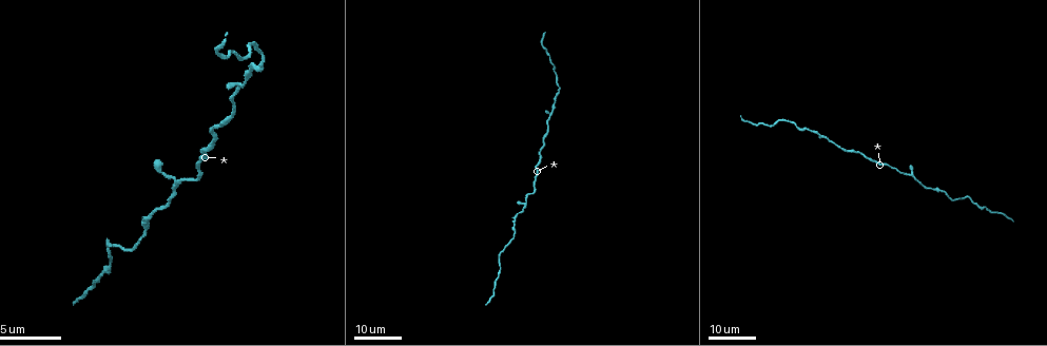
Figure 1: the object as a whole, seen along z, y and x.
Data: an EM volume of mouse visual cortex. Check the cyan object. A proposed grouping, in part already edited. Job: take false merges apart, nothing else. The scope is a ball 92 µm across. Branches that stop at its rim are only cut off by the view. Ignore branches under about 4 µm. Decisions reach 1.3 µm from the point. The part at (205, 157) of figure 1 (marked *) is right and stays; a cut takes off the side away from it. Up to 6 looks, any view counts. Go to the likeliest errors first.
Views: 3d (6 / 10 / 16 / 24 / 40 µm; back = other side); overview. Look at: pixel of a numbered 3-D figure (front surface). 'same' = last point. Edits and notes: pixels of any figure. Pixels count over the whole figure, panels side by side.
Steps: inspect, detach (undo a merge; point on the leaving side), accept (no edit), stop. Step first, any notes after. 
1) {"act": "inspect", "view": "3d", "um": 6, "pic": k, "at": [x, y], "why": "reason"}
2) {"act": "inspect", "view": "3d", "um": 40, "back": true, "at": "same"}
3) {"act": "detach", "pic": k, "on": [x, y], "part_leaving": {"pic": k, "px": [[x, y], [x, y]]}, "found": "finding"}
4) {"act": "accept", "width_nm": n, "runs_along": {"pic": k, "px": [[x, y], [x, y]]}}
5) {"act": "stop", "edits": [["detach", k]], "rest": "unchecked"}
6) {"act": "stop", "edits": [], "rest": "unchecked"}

{"act": "inspect", "view": "3d", "um": 24, "pic": 1, "at": [940, 190], "why": "sudden change in width"}

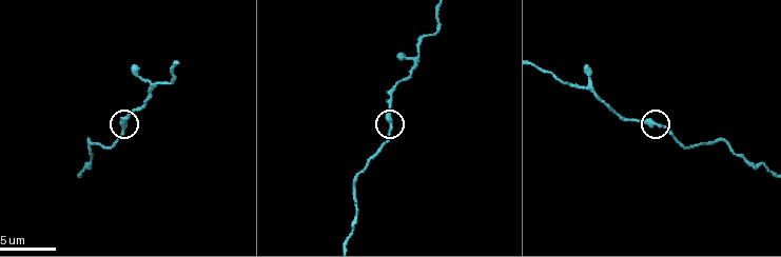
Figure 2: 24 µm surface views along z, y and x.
{"act": "inspect", "view": "3d", "um": 10, "pic": 2, "at": [391, 131], "why": "closer look"}

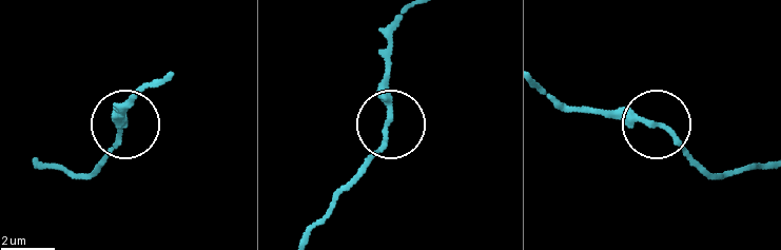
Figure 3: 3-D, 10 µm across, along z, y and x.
{"act": "accept", "runs_along": {"pic": 3, "px": [[407, 11], [387, 44], [387, 139], [367, 171]]}, "found": "all the same neuron"}

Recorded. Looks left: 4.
{"act": "inspect", "view": "3d", "um": 10, "pic": 2, "at": [163, 84], "why": "thin neck"}

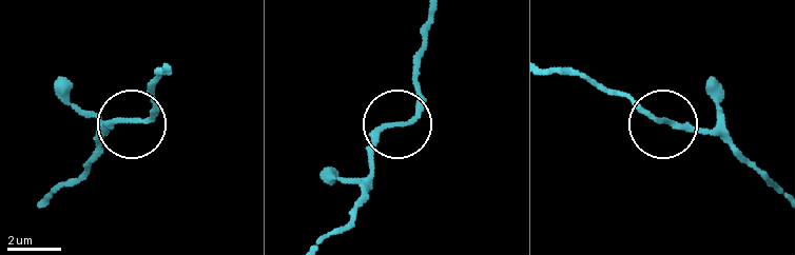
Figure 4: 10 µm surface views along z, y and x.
{"act": "inspect", "view": "3d", "um": 10, "back": true, "pic": 4, "at": [398, 123]}

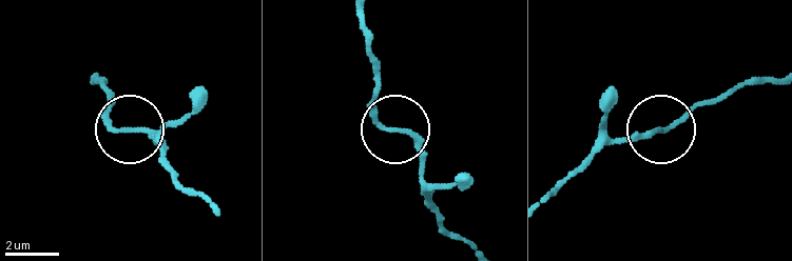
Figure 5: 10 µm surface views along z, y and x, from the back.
{"act": "accept", "runs_along": {"pic": 5, "px": [[361, 16], [377, 118], [409, 138], [433, 191]]}, "found": "all the same neuron"}

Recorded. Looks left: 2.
{"act": "inspect", "view": "3d", "um": 16, "pic": 1, "at": [778, 122], "why": "sudden change in width"}

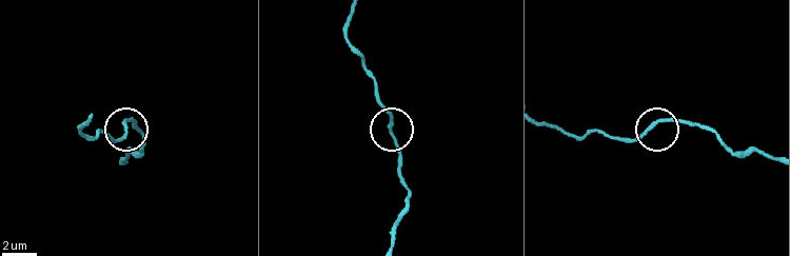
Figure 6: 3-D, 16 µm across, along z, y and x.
{"act": "inspect", "view": "3d", "um": 6, "pic": 6, "at": [124, 127]}

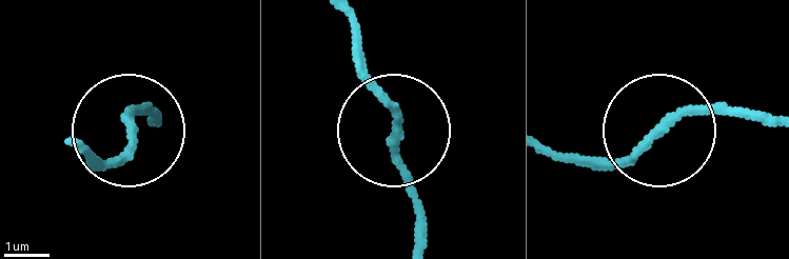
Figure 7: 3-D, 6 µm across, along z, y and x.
{"act": "accept", "runs_along": {"pic": 7, "px": [[423, 238], [355, 26]]}, "found": "one neuron here"}

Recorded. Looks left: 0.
{"act": "stop", "edits": [], "rest": "unchecked"}

